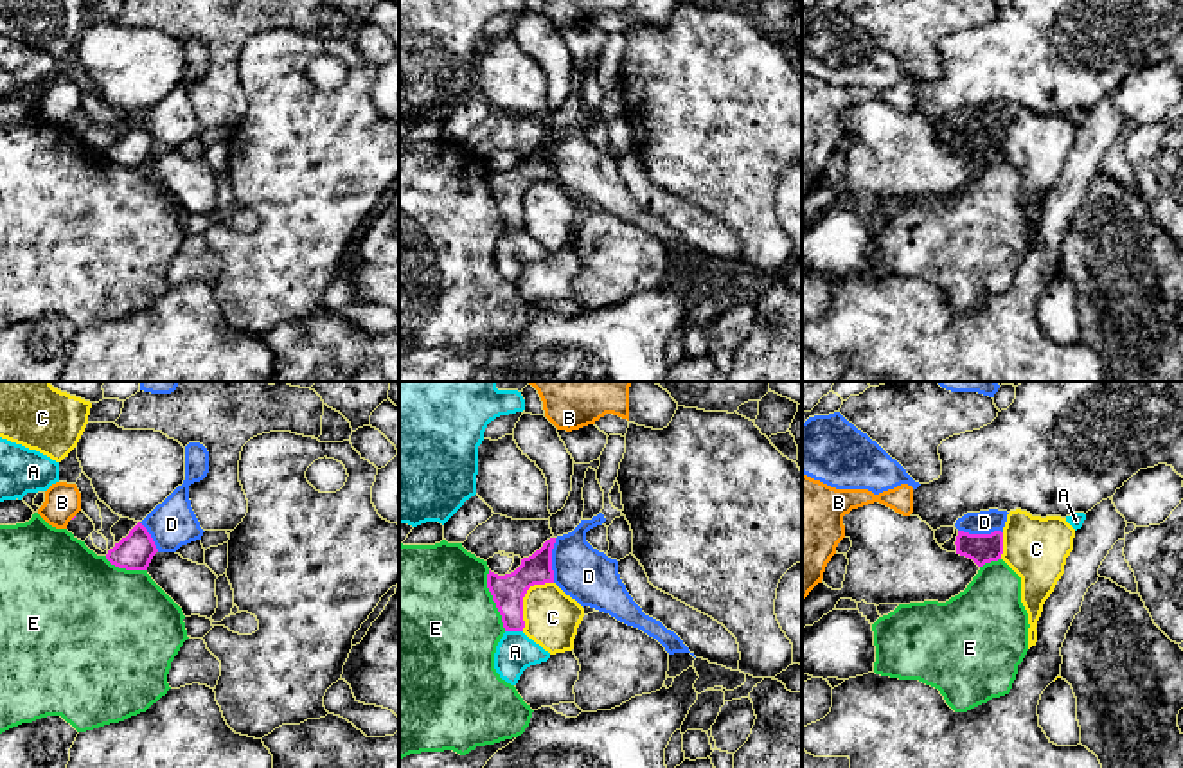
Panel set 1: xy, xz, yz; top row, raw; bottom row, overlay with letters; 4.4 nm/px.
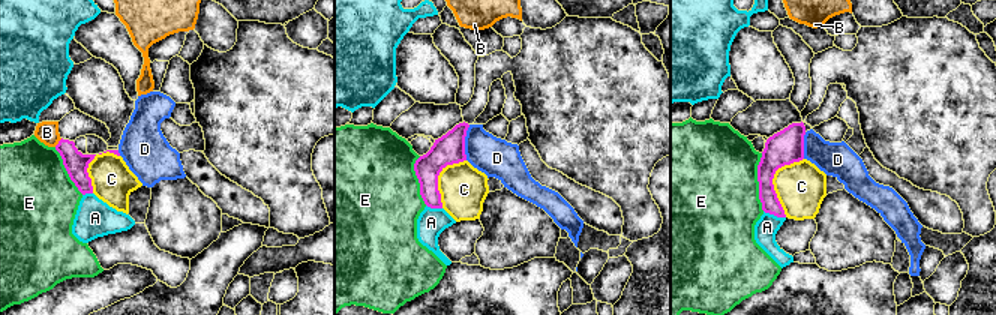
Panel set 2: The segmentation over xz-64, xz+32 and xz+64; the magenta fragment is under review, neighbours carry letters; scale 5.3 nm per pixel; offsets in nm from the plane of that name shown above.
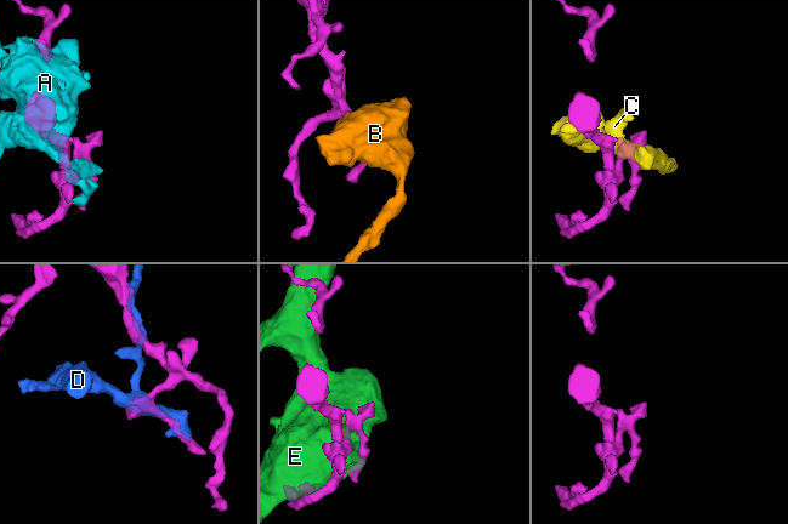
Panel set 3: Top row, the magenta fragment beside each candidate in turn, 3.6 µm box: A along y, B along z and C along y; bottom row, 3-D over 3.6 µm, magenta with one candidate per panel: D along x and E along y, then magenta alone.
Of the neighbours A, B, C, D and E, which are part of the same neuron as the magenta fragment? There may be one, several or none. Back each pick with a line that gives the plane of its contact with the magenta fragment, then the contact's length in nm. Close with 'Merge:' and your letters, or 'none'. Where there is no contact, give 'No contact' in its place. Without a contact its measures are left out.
Merge: none

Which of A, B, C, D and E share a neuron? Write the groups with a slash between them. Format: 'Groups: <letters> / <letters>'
Groups: A / B / C / D / E

